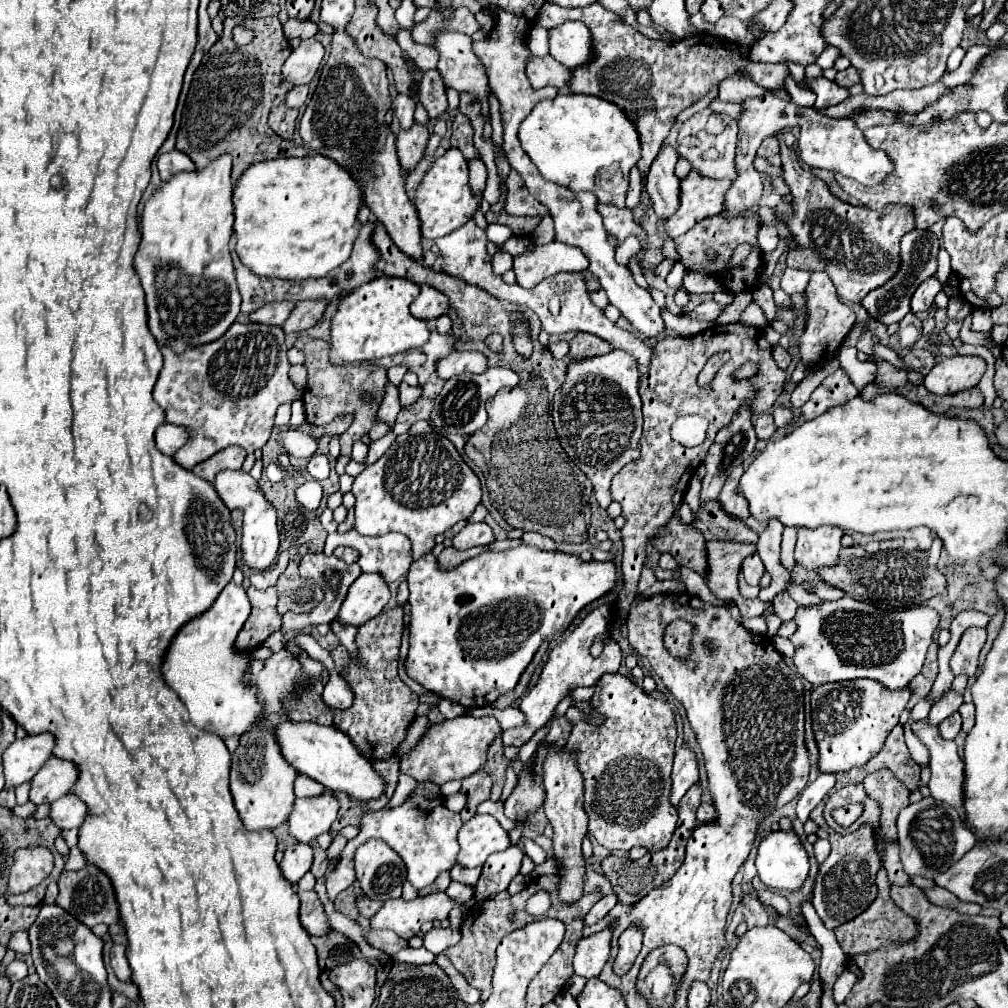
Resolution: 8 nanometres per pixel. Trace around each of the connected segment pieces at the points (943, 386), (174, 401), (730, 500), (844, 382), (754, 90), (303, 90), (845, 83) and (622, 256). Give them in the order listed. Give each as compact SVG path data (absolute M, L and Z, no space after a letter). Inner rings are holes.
M952 356L952 358L944 358L928 372L928 376L924 378L924 386L926 390L938 396L958 394L974 388L984 372L986 372L986 364L982 358Z
M234 322L226 334L222 334L218 340L210 344L202 344L196 348L190 346L182 354L162 344L160 352L164 356L164 366L154 386L154 400L164 410L166 422L184 426L188 432L188 442L172 456L172 460L186 470L192 470L198 462L208 460L212 454L232 444L242 446L246 452L256 452L264 448L272 434L276 408L280 404L296 400L296 388L288 378L290 370L290 362L286 358L288 346L284 340L284 332L278 326L270 328L266 324Z
M738 466L738 468L734 468L730 472L730 476L728 476L728 480L726 480L726 484L724 484L724 488L722 488L720 496L718 496L718 502L720 502L720 506L722 506L722 510L726 514L730 514L730 516L734 516L734 518L738 518L738 520L744 522L750 516L748 508L746 508L746 500L742 500L742 496L738 496L734 492L734 488L738 486L738 480L740 480L742 472L744 472L744 466Z
M836 370L832 376L824 378L822 384L812 392L810 400L802 406L802 414L808 420L812 420L812 418L818 418L820 414L828 412L834 406L846 404L848 400L852 400L856 396L858 396L858 390L850 382L850 378L842 370Z
M738 72L730 78L724 78L718 86L720 86L718 98L722 102L738 102L738 100L742 100L742 96L764 96L768 92L766 88L758 86L748 76L744 76L744 72Z
M294 86L286 98L288 108L300 108L306 102L308 96L308 86Z
M846 68L844 72L838 72L836 74L836 84L842 86L842 88L850 88L854 84L858 84L858 72L854 72L854 68Z
M628 236L628 238L618 246L618 250L616 250L616 260L618 260L620 264L628 264L630 256L634 256L634 254L638 254L638 252L640 252L640 242L636 240L636 236Z

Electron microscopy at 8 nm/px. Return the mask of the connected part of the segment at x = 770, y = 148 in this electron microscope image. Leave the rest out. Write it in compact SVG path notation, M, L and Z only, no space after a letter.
M770 136L770 138L766 138L766 140L762 142L762 146L758 148L758 156L770 158L770 156L774 156L774 154L778 154L778 140L776 140L776 136Z

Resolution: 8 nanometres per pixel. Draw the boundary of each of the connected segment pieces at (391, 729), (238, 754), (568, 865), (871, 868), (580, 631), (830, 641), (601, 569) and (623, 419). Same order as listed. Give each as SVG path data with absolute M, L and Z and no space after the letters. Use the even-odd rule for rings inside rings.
M396 606L358 628L356 644L360 658L366 660L366 668L348 664L344 678L354 690L354 704L348 710L332 710L336 728L348 734L354 746L370 760L386 760L394 754L406 736L406 728L414 720L414 710L418 708L418 696L398 678L398 648L404 630L402 616L402 608Z
M258 724L254 734L240 736L240 744L232 754L230 790L234 796L236 810L248 830L274 830L276 826L286 822L286 816L290 816L290 808L296 800L294 780L296 770L284 760L274 734L260 734Z
M552 748L544 760L544 788L546 788L546 800L544 800L544 814L548 822L554 828L554 860L558 862L558 900L562 904L574 904L584 894L584 856L582 856L582 840L586 836L588 820L584 812L584 788L582 788L582 774L578 772L574 754L566 752L564 748Z
M818 804L812 812L810 818L818 824L824 826L828 830L828 840L832 844L832 852L830 856L818 866L818 876L814 882L814 896L812 896L812 904L820 916L820 920L824 922L824 926L828 930L834 930L838 926L842 926L844 922L850 922L852 918L856 918L860 912L864 912L876 898L876 872L880 870L880 860L878 854L874 850L874 840L872 840L872 828L870 826L860 826L856 832L852 834L836 834L832 828L828 828L828 824L822 818L822 808L824 804Z
M602 604L598 608L594 608L592 612L586 614L586 618L580 622L580 626L564 640L560 642L556 648L552 648L552 652L548 654L548 660L542 668L542 674L536 682L536 686L522 698L518 710L524 712L526 716L526 724L524 728L512 728L512 730L504 730L502 732L502 740L506 746L524 746L554 714L554 708L558 706L558 702L566 696L566 692L570 688L578 688L578 686L592 686L596 684L604 674L608 672L618 672L620 668L620 660L622 660L622 654L620 654L620 646L612 640L612 638L606 638L604 642L604 652L594 658L590 654L590 644L596 636L604 636L610 628L610 622L614 620L614 610L612 606L608 604Z
M844 596L842 600L836 600L836 602L822 602L818 608L798 608L798 612L796 612L798 630L790 638L796 646L794 666L796 666L798 674L802 678L806 678L812 686L820 686L826 682L870 678L870 680L880 682L888 690L906 688L912 682L912 678L922 670L926 652L934 638L938 622L940 622L940 614L928 606L886 612L872 604L858 602L850 596Z
M516 546L504 552L482 552L450 572L442 572L436 556L428 552L408 572L410 588L410 650L406 672L428 692L448 698L464 708L488 706L498 696L514 690L520 674L530 664L540 644L568 628L574 616L590 602L606 596L618 584L614 562L582 562L576 554L544 552L532 546Z
M612 350L606 356L568 364L566 380L554 394L552 418L558 440L570 460L592 480L596 500L604 510L612 502L610 480L634 460L632 456L642 436L638 378L636 360L622 350Z

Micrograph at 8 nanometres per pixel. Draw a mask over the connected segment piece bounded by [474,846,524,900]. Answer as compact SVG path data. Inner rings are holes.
M508 846L502 852L490 854L482 868L482 876L474 888L476 898L488 900L488 898L494 898L498 892L506 890L510 880L520 872L522 858L524 854L518 846Z

